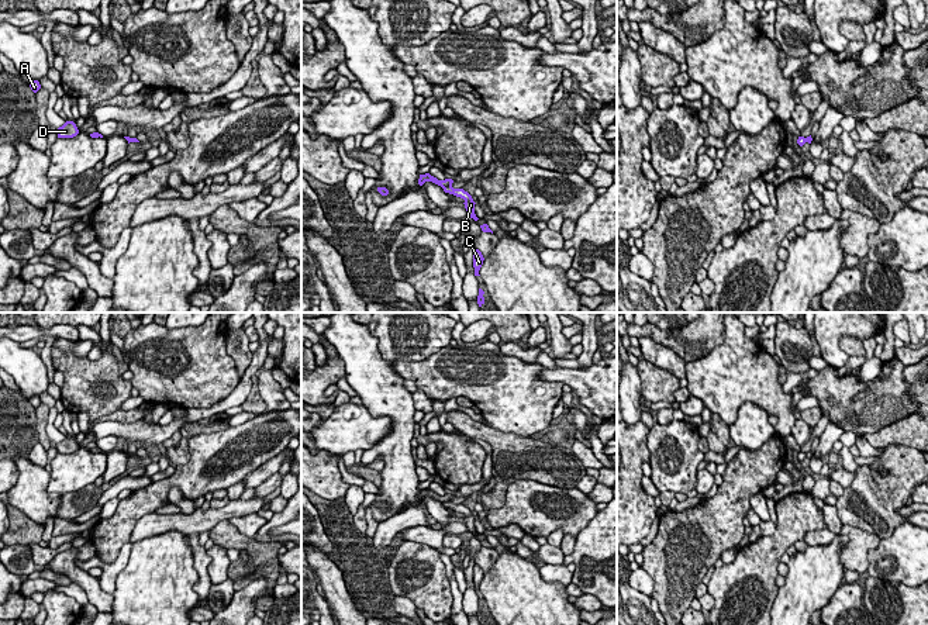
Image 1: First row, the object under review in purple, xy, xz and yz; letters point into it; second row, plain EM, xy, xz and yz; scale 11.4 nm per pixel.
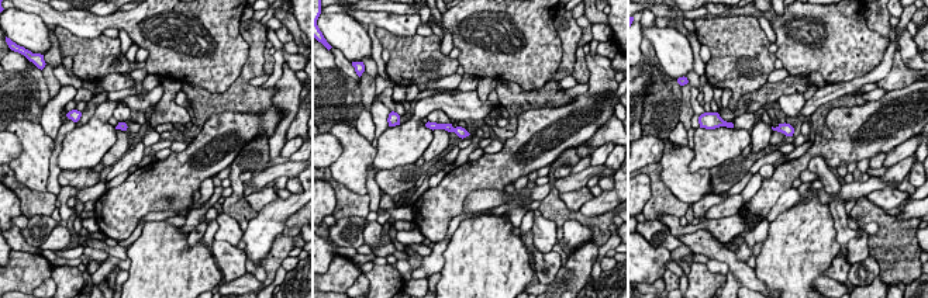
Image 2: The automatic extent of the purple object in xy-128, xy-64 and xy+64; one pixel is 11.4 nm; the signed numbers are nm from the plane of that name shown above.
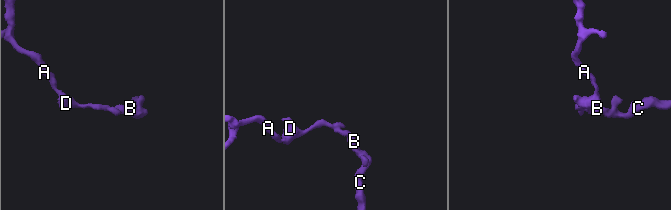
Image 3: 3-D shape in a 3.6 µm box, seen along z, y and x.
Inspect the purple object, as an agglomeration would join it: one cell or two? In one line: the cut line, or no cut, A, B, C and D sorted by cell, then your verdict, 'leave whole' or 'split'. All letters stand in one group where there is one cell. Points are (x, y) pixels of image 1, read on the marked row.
xz (451, 185), (442, 187) | A D / B C | split

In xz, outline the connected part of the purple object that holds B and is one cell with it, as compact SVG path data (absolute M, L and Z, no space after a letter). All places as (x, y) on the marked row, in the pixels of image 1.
M446 186L446 187L442 187L442 189L444 189L445 193L449 193L449 194L453 194L456 197L463 198L465 200L463 204L465 204L465 208L468 211L468 215L470 218L473 218L475 221L479 220L475 214L475 204L476 203L473 201L472 196L468 191L465 191L463 189L453 189L452 186Z

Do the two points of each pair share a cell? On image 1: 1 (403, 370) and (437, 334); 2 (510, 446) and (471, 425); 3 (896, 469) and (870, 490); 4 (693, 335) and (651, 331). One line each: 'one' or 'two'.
1: two
2: one
3: one
4: one

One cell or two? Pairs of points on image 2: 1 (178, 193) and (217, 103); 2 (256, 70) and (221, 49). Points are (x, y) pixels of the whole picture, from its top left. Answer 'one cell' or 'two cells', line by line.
1: two cells
2: two cells

